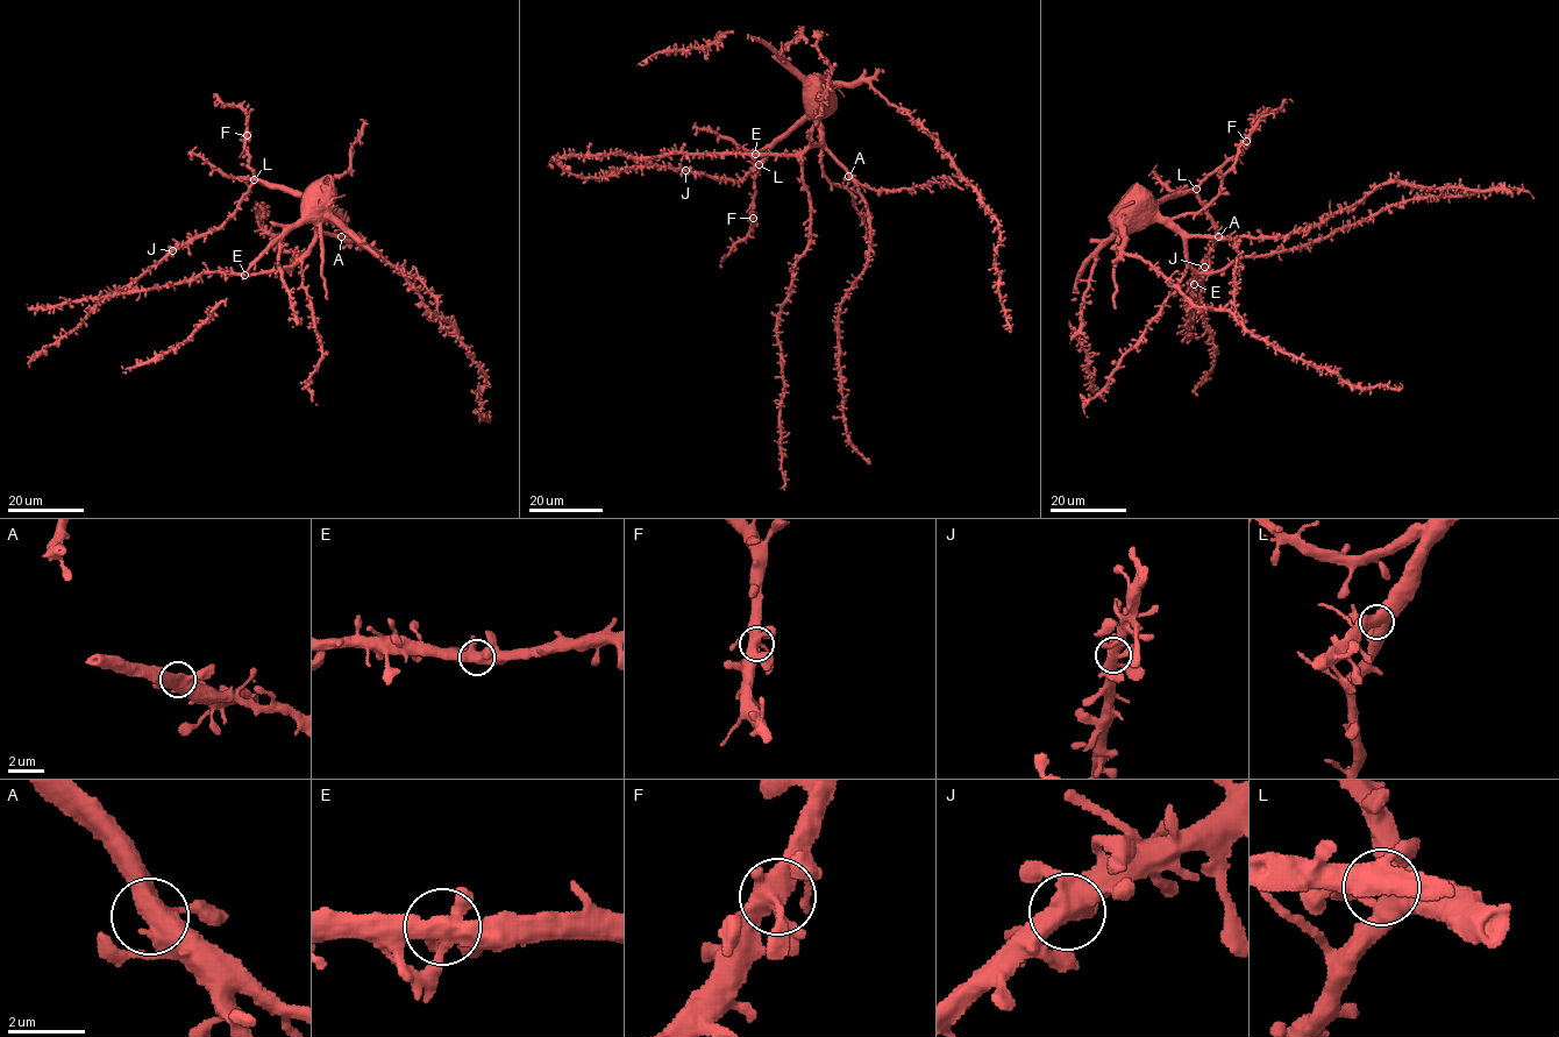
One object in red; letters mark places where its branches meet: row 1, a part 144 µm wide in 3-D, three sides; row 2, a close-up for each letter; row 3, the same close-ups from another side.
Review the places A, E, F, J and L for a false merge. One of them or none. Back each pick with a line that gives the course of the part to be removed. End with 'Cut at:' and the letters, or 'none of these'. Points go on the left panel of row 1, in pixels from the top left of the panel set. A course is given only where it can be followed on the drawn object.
Cut at: none of these

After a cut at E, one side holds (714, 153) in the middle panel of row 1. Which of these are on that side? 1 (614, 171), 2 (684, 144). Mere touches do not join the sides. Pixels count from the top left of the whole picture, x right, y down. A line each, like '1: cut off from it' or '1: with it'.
1: cut off from it
2: with it

